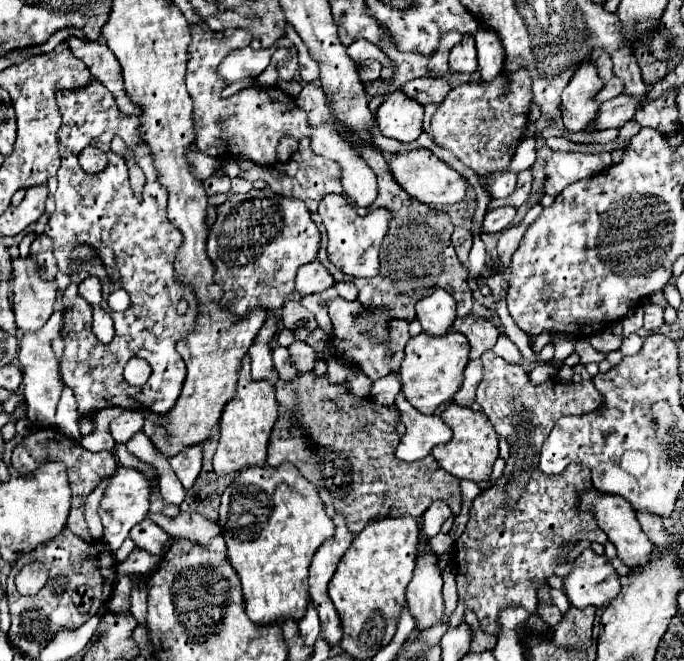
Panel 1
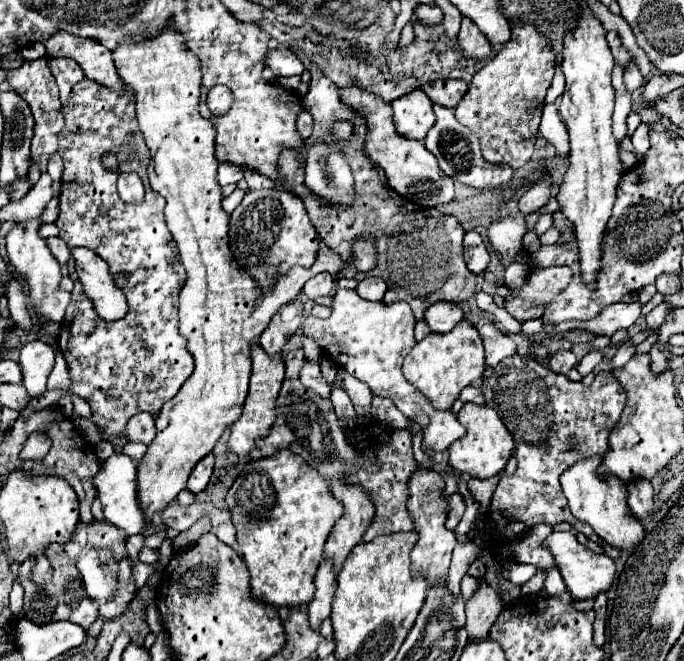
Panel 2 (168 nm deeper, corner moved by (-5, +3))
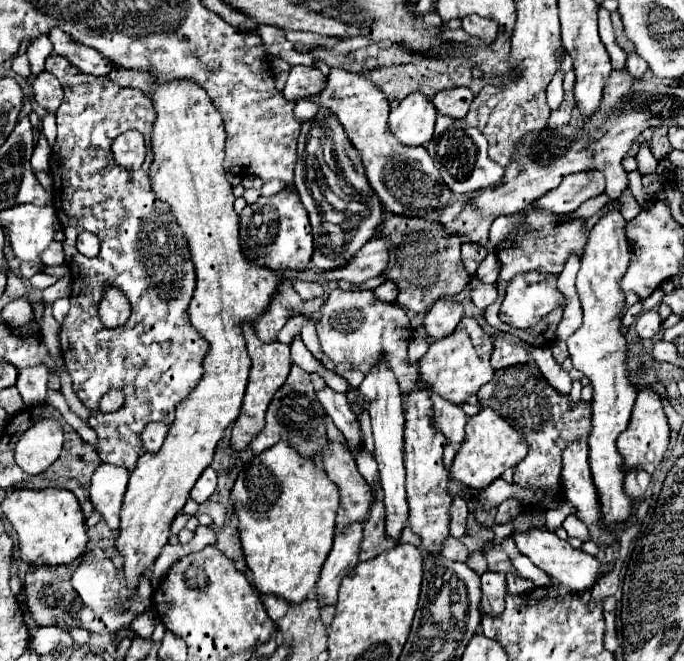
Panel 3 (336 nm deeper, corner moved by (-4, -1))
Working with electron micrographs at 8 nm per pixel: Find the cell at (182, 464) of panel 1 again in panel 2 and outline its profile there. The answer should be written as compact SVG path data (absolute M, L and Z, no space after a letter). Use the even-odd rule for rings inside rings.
M209 453L209 455L205 455L205 457L197 463L197 467L191 471L189 481L187 481L187 489L189 489L191 493L201 493L201 491L207 487L207 483L209 483L211 471L213 471L213 455Z

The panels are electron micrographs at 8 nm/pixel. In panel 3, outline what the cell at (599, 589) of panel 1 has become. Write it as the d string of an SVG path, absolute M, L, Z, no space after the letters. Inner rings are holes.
M542 529L516 531L514 541L516 541L516 547L520 549L522 555L526 555L536 567L540 567L548 577L560 581L564 587L572 589L574 593L582 593L582 591L592 589L592 585L598 577L598 569L600 569L600 563L596 557L592 557L580 549L574 549L568 541L560 539L556 533L546 531L546 529L544 531Z

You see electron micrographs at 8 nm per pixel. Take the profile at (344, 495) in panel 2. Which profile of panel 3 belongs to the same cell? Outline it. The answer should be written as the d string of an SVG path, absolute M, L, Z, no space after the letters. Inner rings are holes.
M332 441L330 447L322 451L322 463L328 477L336 483L340 491L336 529L342 531L352 523L364 523L374 497L372 497L372 487L358 473L358 467L350 449L342 443Z

